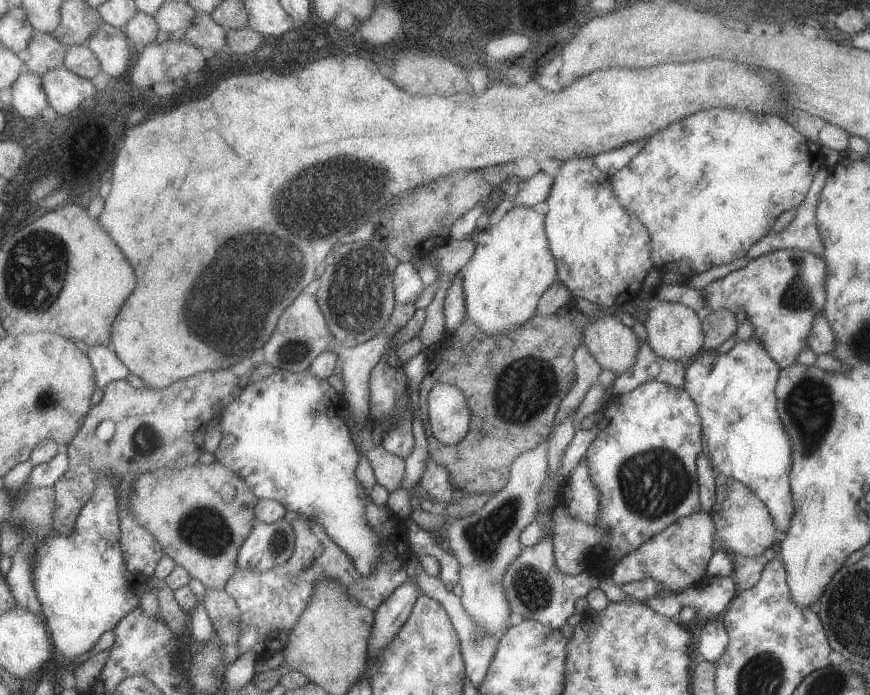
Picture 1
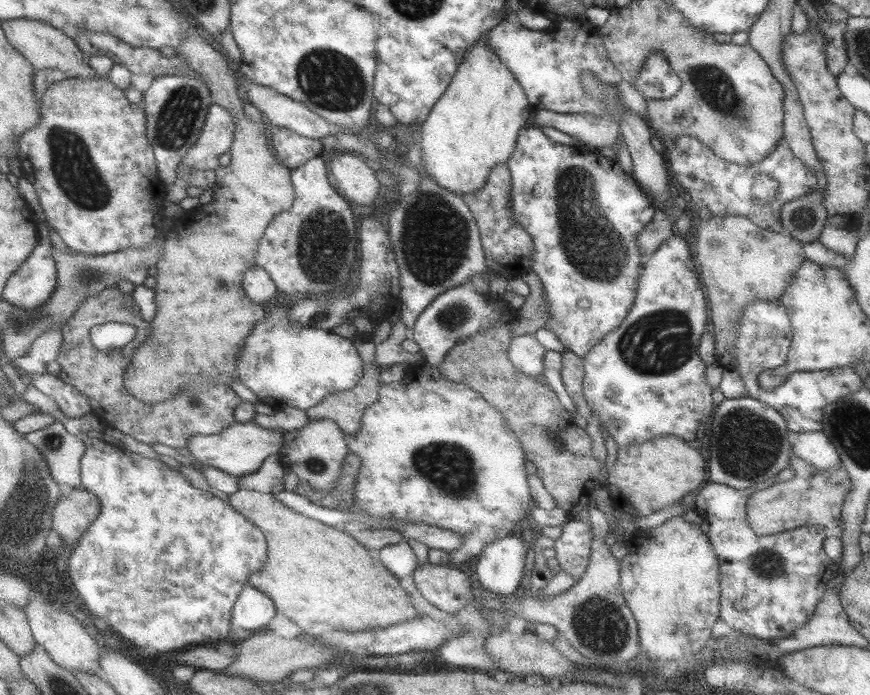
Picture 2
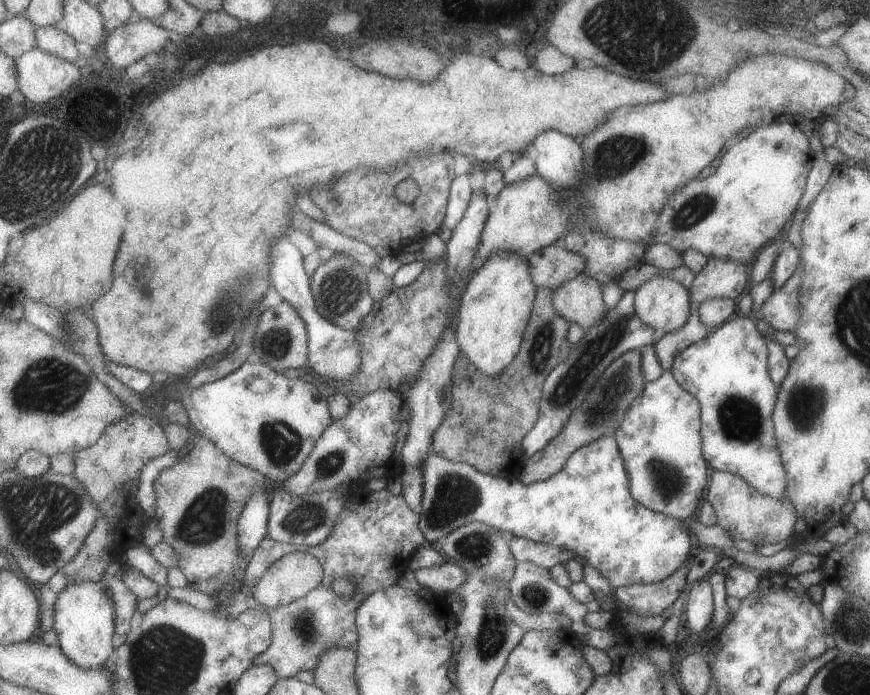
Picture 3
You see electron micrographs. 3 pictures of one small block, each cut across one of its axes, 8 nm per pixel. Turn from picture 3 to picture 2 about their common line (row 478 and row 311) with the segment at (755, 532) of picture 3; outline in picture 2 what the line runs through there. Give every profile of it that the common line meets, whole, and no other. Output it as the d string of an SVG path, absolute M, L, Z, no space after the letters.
M711 216L711 220L697 226L695 240L695 264L699 266L699 278L703 278L703 288L711 302L715 356L723 370L735 370L737 358L733 356L733 348L745 306L755 300L777 302L783 296L785 288L807 260L803 244L785 232L763 230L743 216Z

